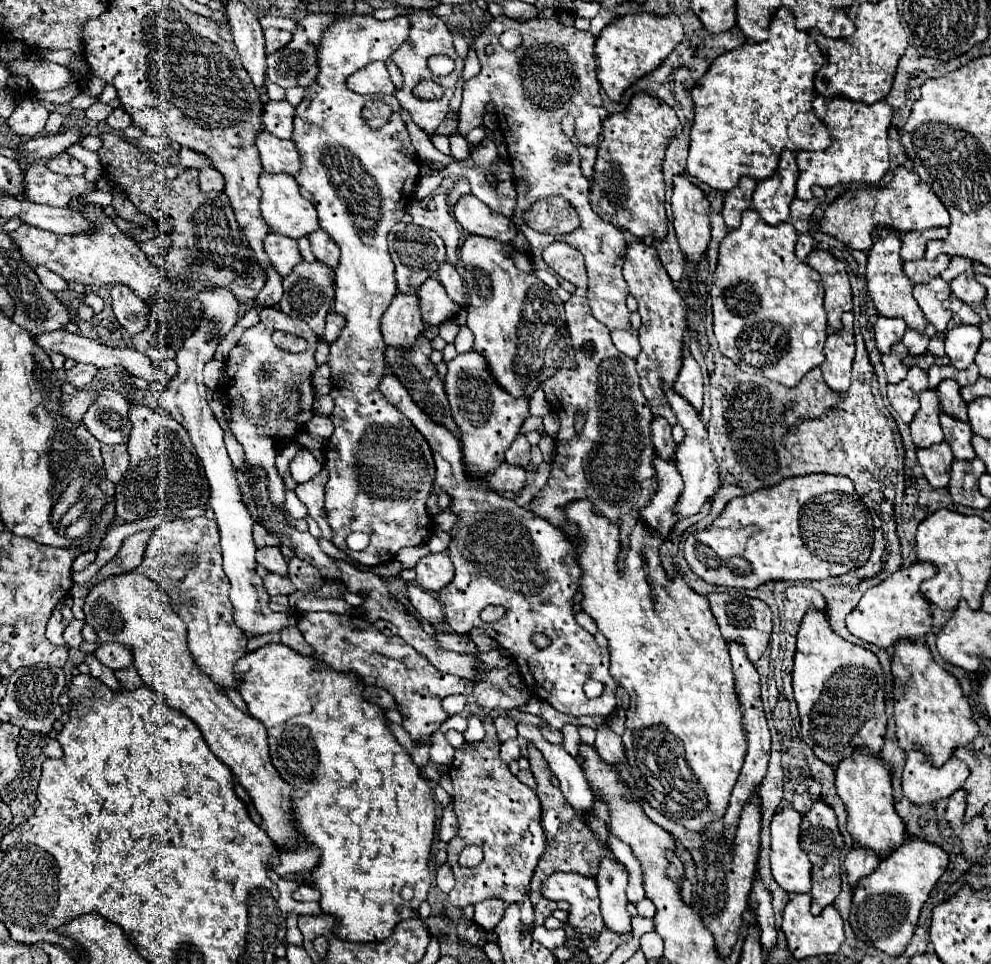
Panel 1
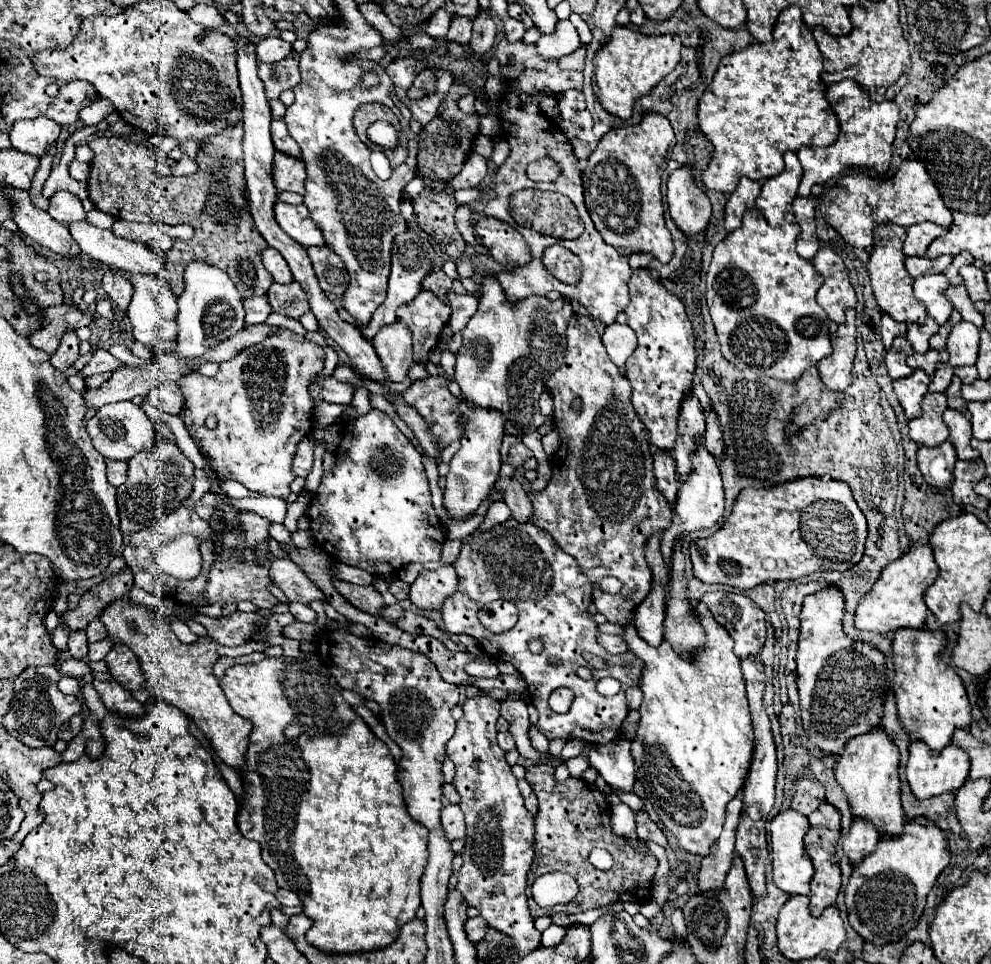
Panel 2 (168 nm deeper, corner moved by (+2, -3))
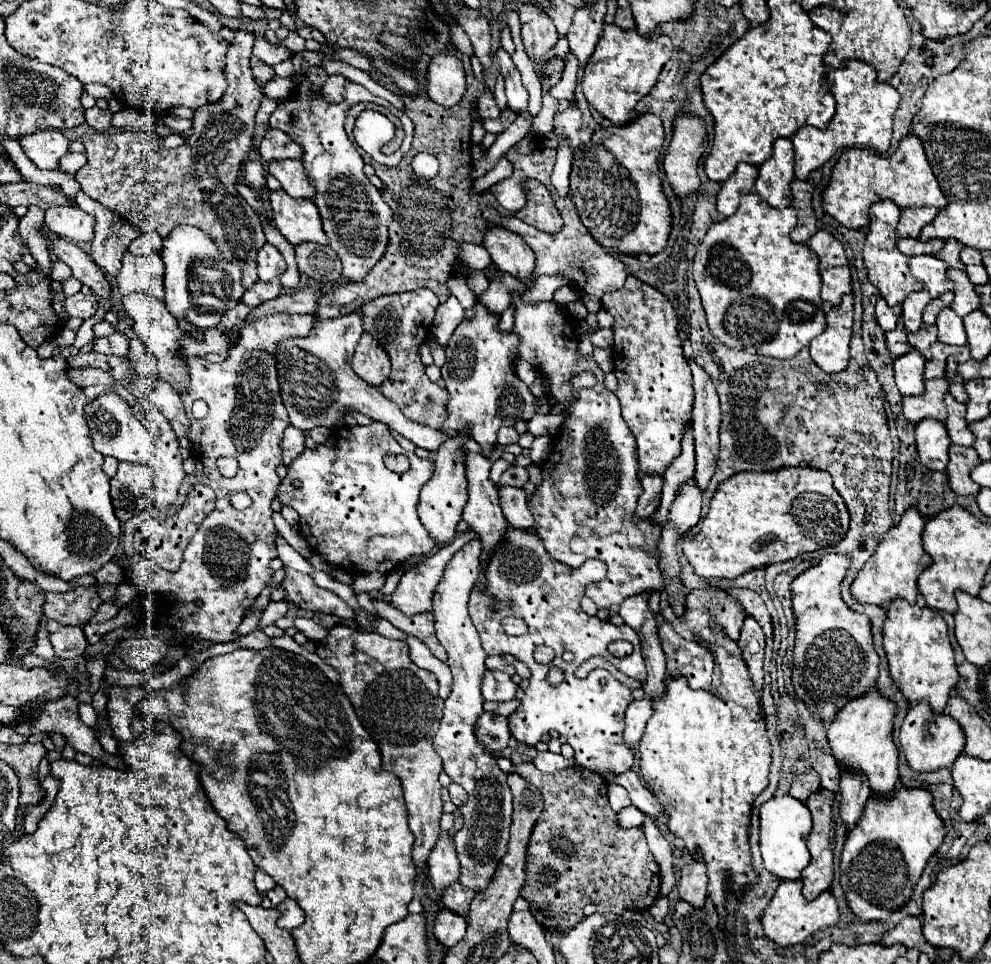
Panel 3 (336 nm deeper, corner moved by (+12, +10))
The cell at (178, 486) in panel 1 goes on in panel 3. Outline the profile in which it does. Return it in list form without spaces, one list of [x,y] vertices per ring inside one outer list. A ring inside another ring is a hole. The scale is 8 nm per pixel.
[[[119,463],[117,475],[111,479],[111,497],[115,515],[119,521],[127,521],[133,515],[153,505],[153,471],[147,465]]]

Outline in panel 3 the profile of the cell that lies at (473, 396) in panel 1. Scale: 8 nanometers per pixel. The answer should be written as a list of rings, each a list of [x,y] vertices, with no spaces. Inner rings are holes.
[[[461,433],[459,437],[451,437],[441,445],[435,459],[435,473],[431,481],[425,483],[425,487],[421,487],[419,493],[417,513],[429,537],[435,541],[435,545],[449,545],[455,539],[457,525],[461,521],[461,513],[467,503],[467,477],[465,477],[465,463],[463,463],[463,441],[467,437],[469,437],[467,433]]]

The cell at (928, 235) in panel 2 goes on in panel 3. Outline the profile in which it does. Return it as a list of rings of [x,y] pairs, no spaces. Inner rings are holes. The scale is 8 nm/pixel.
[[[909,207],[909,209],[901,209],[901,219],[897,225],[897,233],[899,237],[911,237],[911,239],[919,239],[921,229],[931,223],[937,215],[937,209],[933,207]]]

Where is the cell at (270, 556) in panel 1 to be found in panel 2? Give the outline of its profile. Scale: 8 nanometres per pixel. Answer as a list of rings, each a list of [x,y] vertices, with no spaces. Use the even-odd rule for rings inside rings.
[[[289,558],[273,560],[269,566],[269,578],[285,592],[291,602],[297,600],[309,604],[313,600],[323,600],[323,592]]]

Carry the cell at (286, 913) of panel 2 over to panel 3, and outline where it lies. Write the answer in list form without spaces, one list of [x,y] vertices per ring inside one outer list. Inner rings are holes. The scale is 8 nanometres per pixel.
[[[273,887],[271,891],[265,893],[261,905],[263,905],[263,907],[277,907],[285,897],[287,897],[287,895],[285,895],[285,891],[283,891],[281,887]]]

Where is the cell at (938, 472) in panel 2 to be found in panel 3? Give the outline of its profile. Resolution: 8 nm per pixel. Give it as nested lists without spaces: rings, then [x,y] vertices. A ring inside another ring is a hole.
[[[929,417],[917,423],[915,433],[917,433],[917,451],[919,451],[921,463],[933,471],[945,471],[947,469],[947,449],[951,445],[945,425]]]

